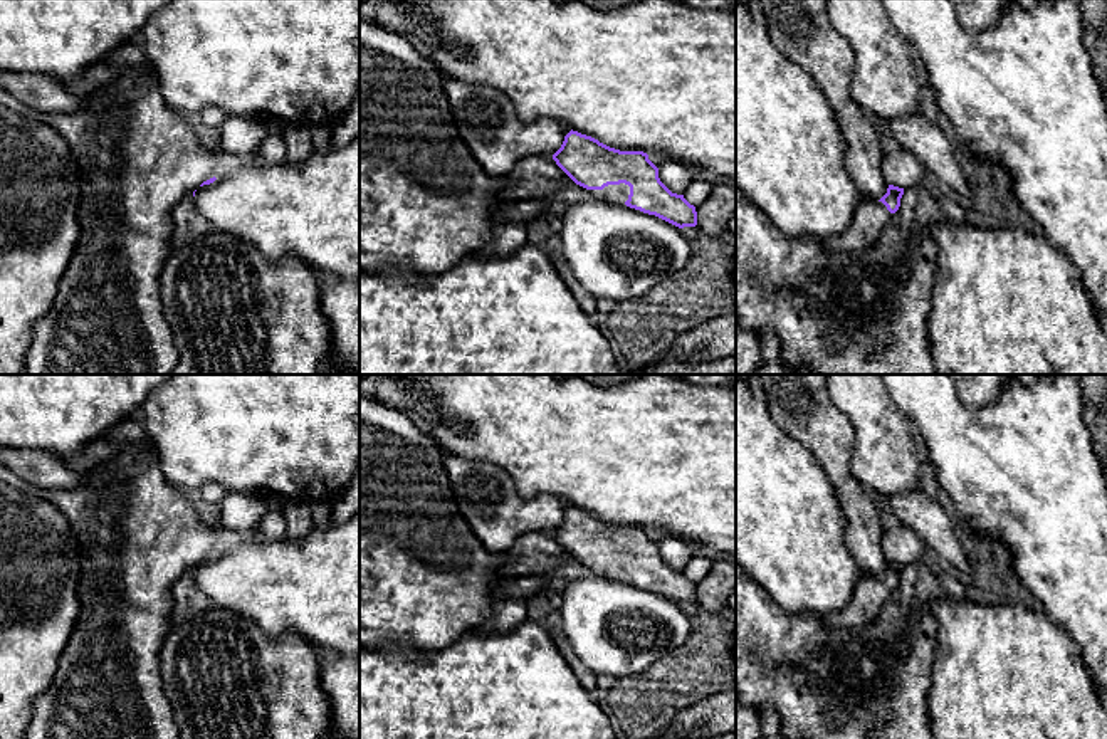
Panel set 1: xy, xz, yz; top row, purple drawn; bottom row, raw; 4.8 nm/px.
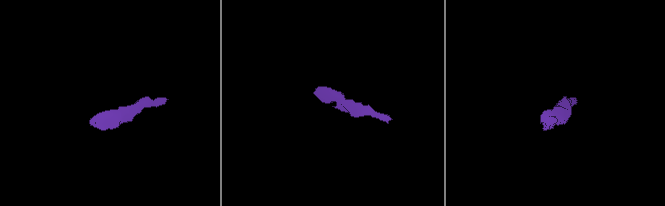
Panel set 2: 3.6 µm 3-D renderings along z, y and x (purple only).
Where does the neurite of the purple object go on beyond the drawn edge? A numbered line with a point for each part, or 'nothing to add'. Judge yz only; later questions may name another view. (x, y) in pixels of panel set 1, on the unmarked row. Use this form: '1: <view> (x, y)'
1: yz (870, 592)

